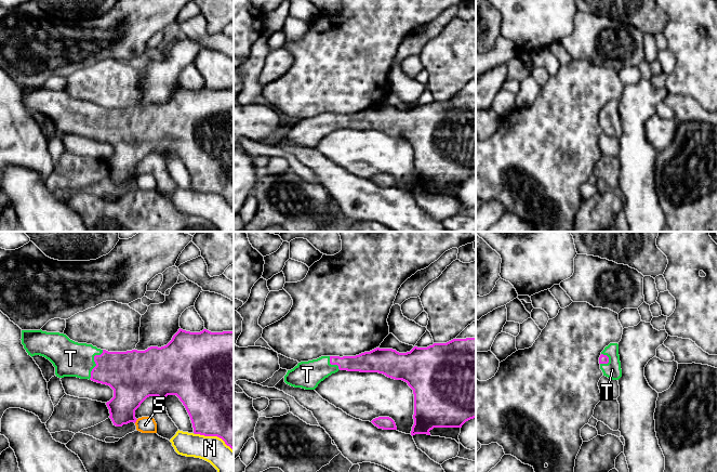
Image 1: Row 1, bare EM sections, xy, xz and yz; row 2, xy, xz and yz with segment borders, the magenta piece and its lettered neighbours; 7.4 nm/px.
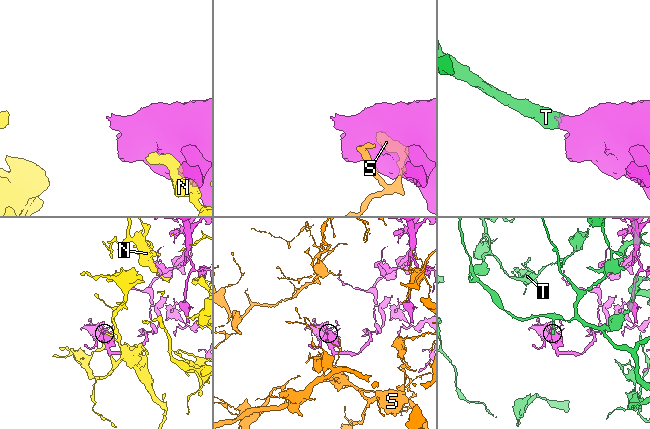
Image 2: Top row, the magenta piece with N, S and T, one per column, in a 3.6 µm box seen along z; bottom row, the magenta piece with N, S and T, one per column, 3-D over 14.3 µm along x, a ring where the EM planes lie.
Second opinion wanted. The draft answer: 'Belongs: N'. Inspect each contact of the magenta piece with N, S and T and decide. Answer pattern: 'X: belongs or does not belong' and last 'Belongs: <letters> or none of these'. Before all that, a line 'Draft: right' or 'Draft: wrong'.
Draft: wrong
N: does not belong
S: does not belong
T: does not belong
Belongs: none of these

